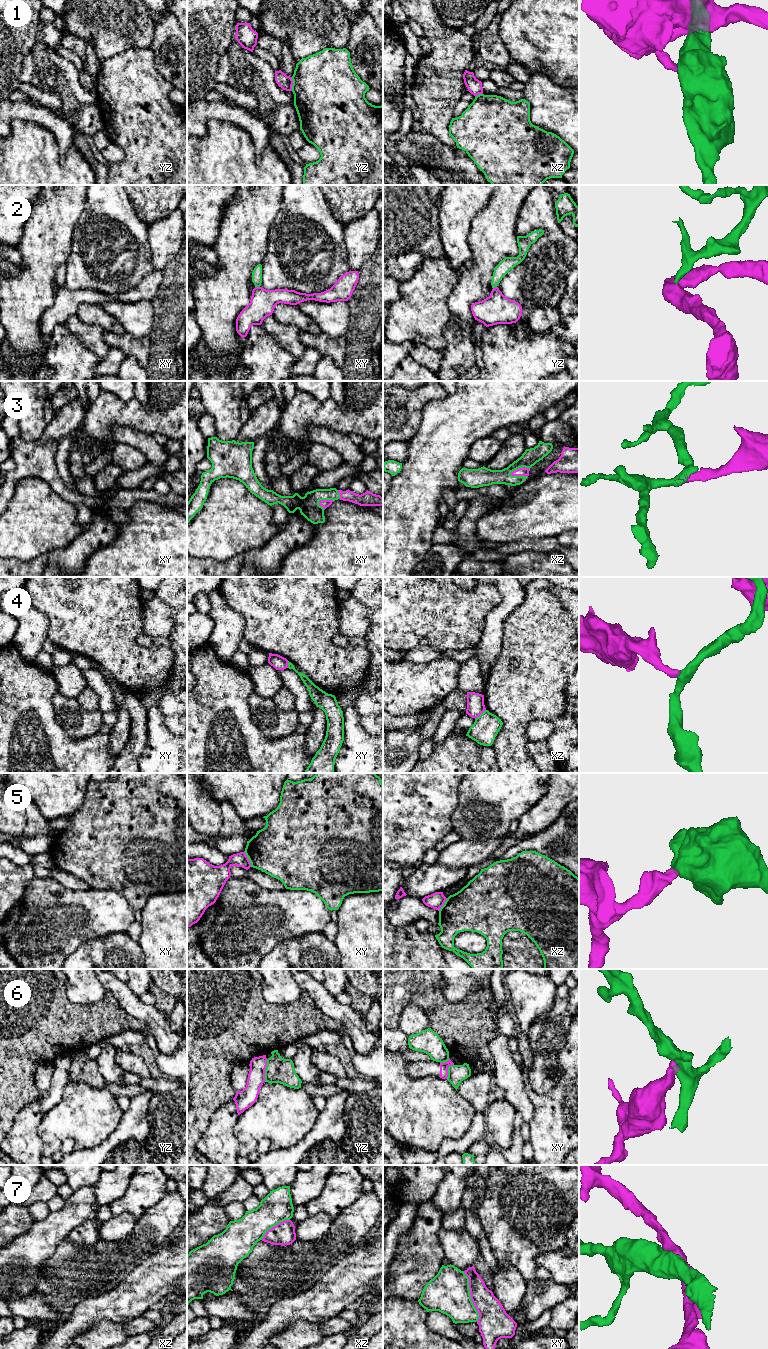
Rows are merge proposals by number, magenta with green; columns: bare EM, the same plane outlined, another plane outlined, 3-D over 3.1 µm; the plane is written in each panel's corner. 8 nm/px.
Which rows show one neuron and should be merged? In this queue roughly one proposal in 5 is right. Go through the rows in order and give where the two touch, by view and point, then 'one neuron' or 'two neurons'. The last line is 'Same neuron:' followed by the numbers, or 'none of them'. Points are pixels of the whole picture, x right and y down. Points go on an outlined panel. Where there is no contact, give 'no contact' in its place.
1: yz (292, 84) | two neurons
2: xy (257, 287) | two neurons
3: xz (519, 468) | one neuron
4: xz (480, 714) | two neurons
5: xy (248, 859) | two neurons
6: yz (264, 1070) | two neurons
7: xy (471, 1296) | two neurons
Same neuron: 3

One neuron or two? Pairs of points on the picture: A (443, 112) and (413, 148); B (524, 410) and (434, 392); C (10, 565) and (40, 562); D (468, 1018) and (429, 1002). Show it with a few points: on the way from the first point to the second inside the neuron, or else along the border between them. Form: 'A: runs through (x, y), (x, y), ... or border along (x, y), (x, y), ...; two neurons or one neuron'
A: border along (422, 128), (447, 144); two neurons
B: border along (448, 394), (443, 399), (432, 399), (425, 404); two neurons
C: runs through (17, 566), (33, 566); one neuron
D: runs through (458, 1018), (447, 1018), (439, 1010); one neuron

